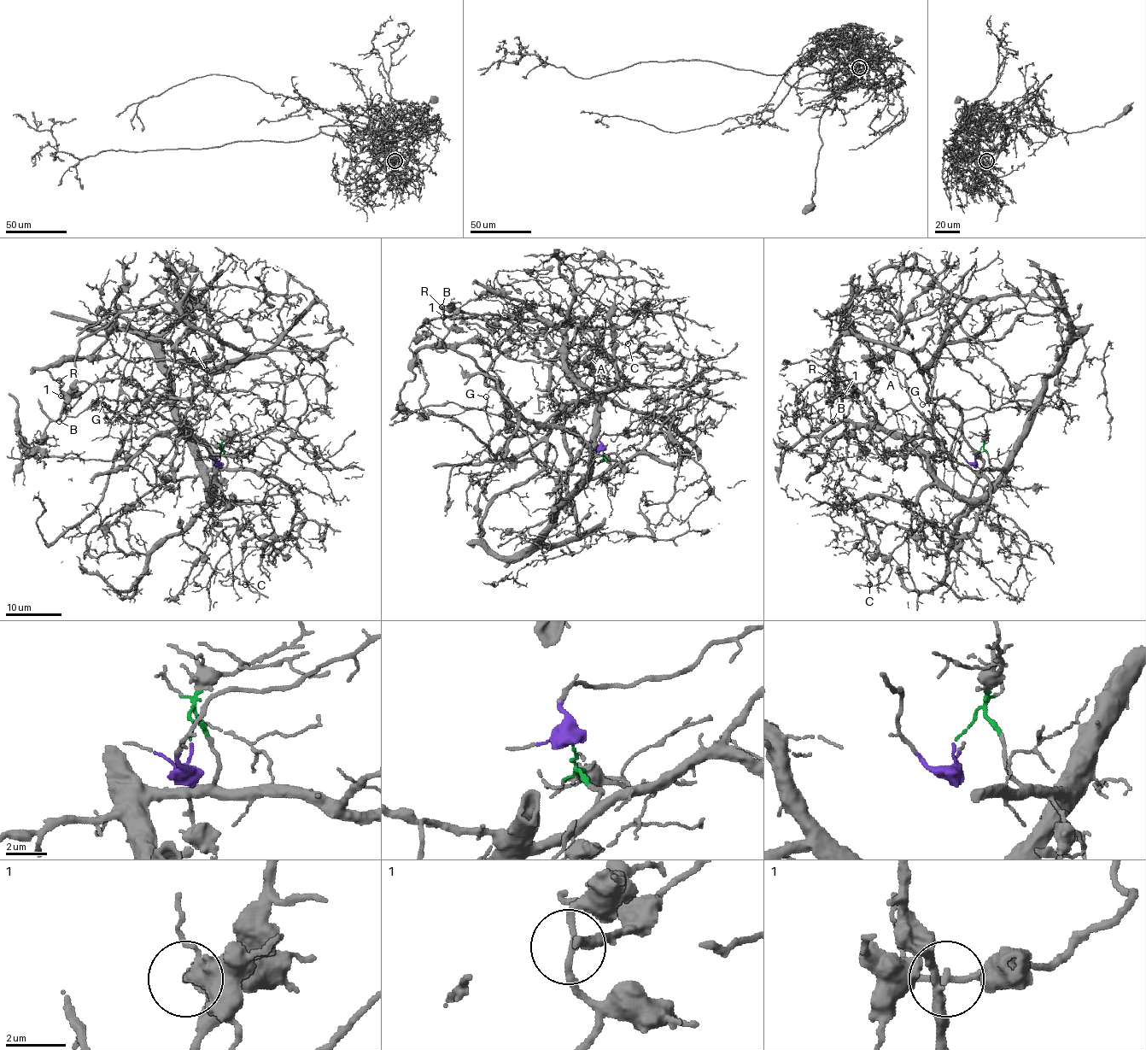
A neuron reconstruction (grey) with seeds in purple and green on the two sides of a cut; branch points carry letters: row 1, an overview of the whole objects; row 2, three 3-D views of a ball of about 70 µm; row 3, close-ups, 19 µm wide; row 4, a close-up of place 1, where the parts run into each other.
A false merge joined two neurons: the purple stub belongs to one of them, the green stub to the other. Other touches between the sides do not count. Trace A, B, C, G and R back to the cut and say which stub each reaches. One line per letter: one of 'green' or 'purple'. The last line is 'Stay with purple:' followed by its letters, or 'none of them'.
A: green
B: green
C: green
G: purple
R: green
Stay with purple: G

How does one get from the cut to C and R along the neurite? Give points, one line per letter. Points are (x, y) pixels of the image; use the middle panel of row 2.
C: (603, 449), (610, 465), (592, 478), (592, 429), (604, 392), (596, 398), (587, 364), (611, 342), (628, 343)
R: (603, 449), (592, 478), (596, 396), (569, 370), (568, 304), (590, 363), (439, 352), (441, 307)

